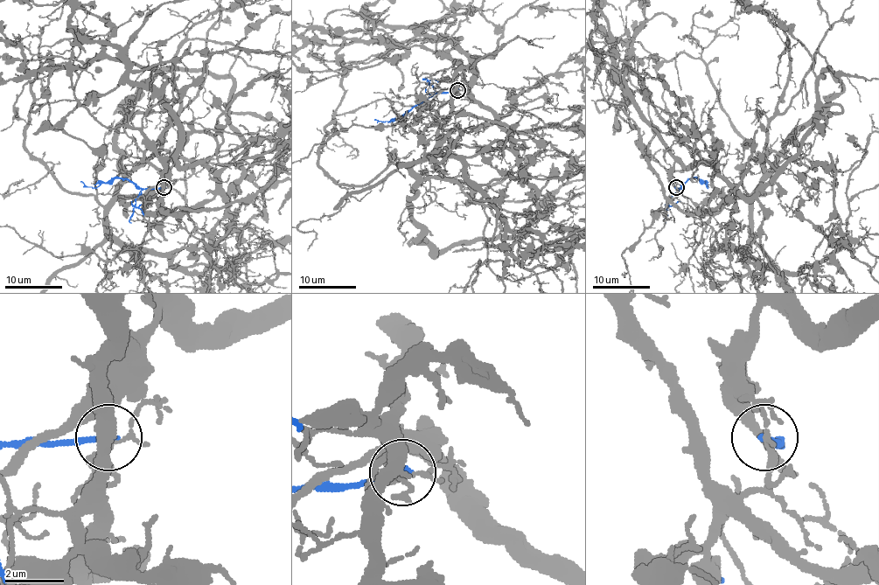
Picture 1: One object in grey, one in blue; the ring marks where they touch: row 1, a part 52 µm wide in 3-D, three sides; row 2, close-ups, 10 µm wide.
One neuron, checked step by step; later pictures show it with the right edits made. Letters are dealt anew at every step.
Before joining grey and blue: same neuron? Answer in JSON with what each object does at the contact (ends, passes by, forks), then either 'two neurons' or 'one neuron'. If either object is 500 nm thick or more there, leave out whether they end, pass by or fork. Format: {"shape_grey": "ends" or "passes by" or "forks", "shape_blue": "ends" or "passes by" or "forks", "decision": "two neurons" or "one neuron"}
{"shape_grey": "forks", "shape_blue": "ends", "decision": "two neurons"}

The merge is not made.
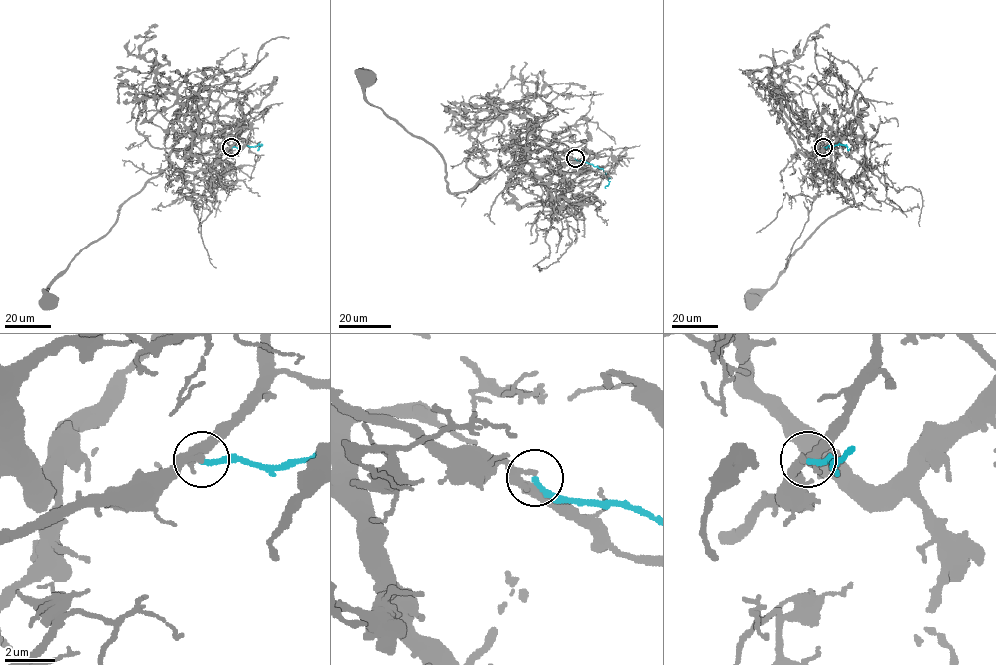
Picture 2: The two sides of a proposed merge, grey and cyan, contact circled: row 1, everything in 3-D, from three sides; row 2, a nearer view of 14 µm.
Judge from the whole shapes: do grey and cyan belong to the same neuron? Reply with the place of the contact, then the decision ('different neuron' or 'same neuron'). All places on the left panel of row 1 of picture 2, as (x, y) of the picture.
place (231, 147); same neuron

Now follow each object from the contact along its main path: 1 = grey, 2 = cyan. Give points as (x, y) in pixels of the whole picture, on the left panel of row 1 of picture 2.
1: (231, 147), (206, 154), (173, 150), (169, 165), (118, 210), (116, 223), (89, 243), (49, 286), (49, 301)
2: (231, 147), (260, 144), (258, 148)

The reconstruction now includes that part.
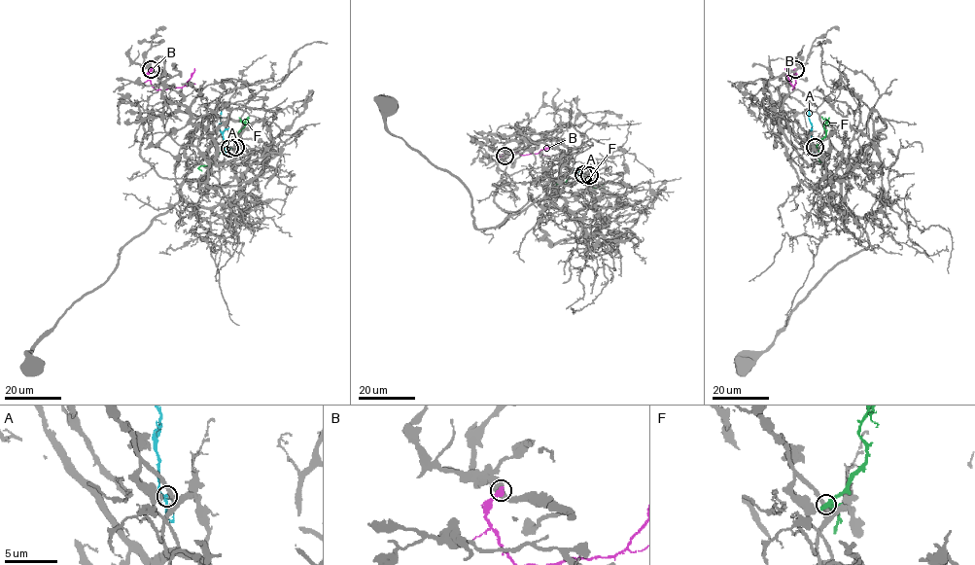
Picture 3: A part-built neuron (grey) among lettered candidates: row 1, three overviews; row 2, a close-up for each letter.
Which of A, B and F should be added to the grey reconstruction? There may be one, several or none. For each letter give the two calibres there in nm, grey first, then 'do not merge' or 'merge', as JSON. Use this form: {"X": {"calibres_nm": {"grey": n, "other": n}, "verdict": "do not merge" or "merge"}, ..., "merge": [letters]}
{"A": {"calibres_nm": {"grey": 140, "other": 130}, "verdict": "merge"}, "B": {"calibres_nm": {"grey": 500, "other": 480}, "verdict": "do not merge"}, "F": {"calibres_nm": {"grey": 300, "other": 280}, "verdict": "do not merge"}, "merge": ["A"]}

